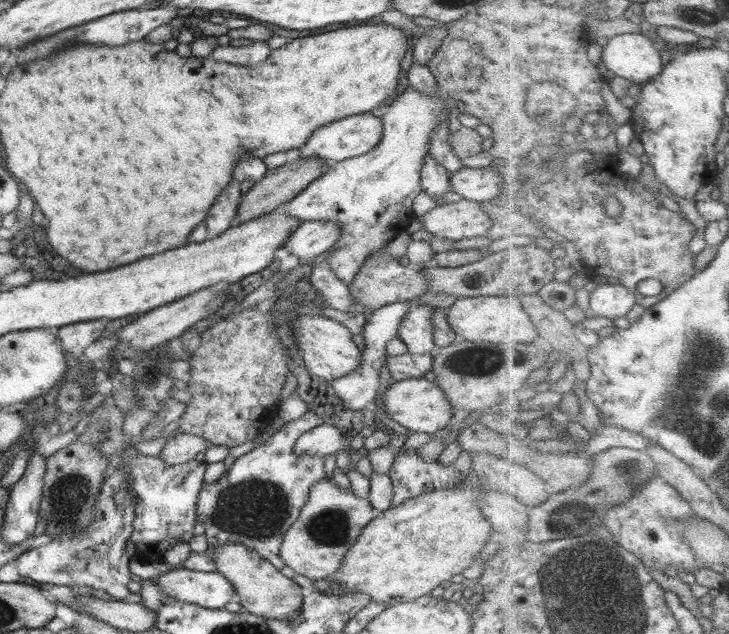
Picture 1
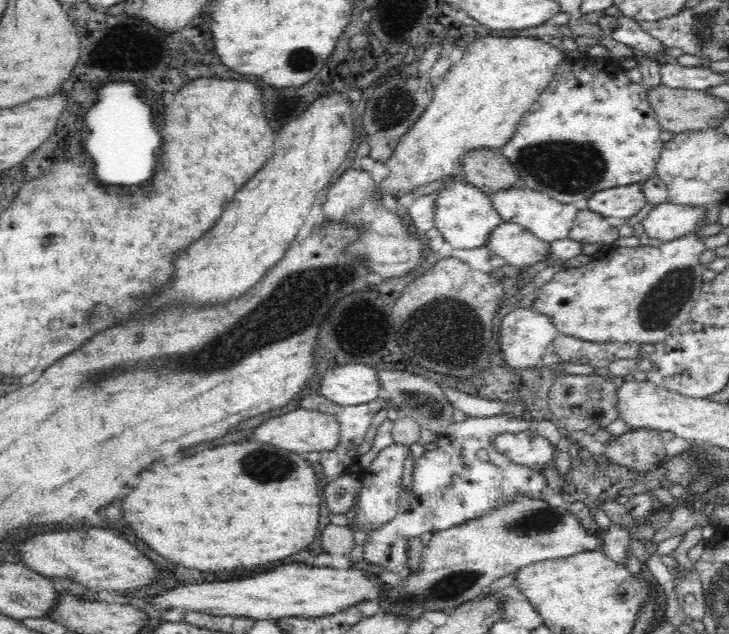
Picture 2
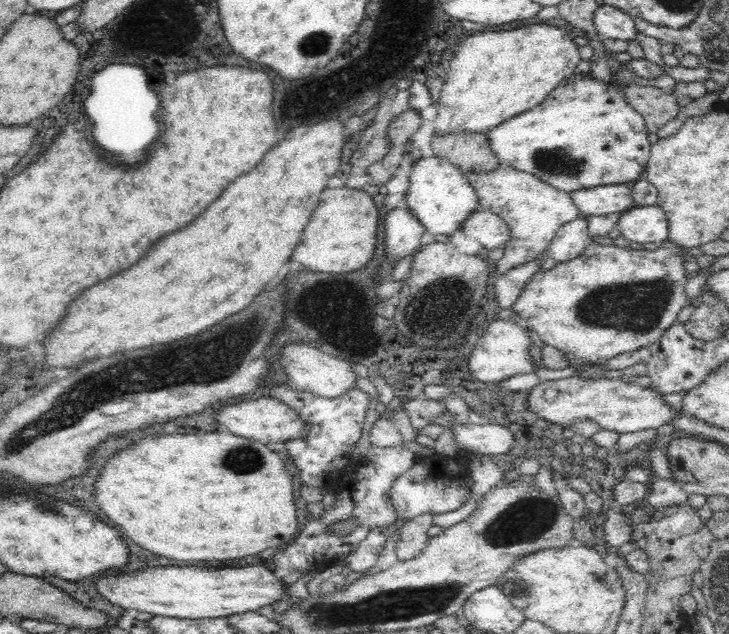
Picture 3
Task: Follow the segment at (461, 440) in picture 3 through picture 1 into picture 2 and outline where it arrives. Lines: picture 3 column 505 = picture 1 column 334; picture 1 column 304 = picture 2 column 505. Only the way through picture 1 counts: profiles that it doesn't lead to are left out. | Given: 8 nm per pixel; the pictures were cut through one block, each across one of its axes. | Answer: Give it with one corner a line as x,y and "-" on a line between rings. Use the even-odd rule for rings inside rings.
533,428
516,434
502,433
493,441
498,452
520,466
541,470
554,464
556,448

